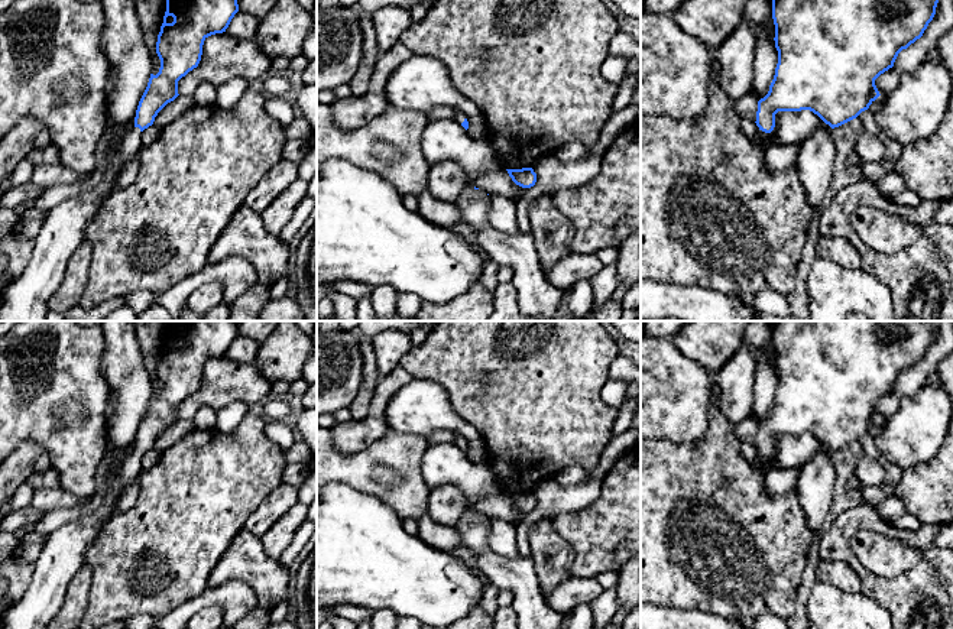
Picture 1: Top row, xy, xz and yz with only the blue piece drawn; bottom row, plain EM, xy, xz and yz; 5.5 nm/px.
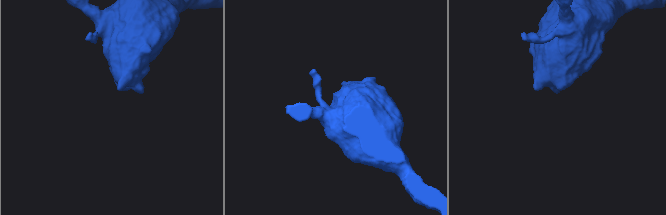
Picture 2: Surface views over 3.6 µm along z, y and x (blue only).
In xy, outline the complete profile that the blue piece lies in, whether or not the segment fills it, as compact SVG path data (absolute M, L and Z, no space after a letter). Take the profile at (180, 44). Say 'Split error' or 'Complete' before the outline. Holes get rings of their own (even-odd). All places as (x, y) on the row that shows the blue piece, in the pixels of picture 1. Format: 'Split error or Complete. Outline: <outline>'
Split error. Outline: M166 0L166 12L156 42L161 68L156 75L150 74L136 110L134 127L123 137L117 147L121 171L139 155L142 132L152 126L158 113L179 95L178 81L198 67L204 40L211 35L226 32L237 12L237 0Z

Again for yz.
Split error. Outline: M772 0L772 19L775 25L774 40L778 51L778 64L768 94L758 101L755 123L759 127L759 133L755 139L751 140L764 150L766 149L764 137L766 133L771 133L774 130L775 114L778 111L810 110L832 129L856 119L862 111L868 110L869 106L881 95L875 85L875 80L894 67L894 62L902 49L907 49L911 43L923 36L924 30L936 14L937 3L939 0Z

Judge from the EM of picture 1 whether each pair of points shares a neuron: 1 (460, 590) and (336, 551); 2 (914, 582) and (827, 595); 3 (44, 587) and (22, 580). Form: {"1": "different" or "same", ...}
{"1": "same", "2": "different", "3": "different"}

